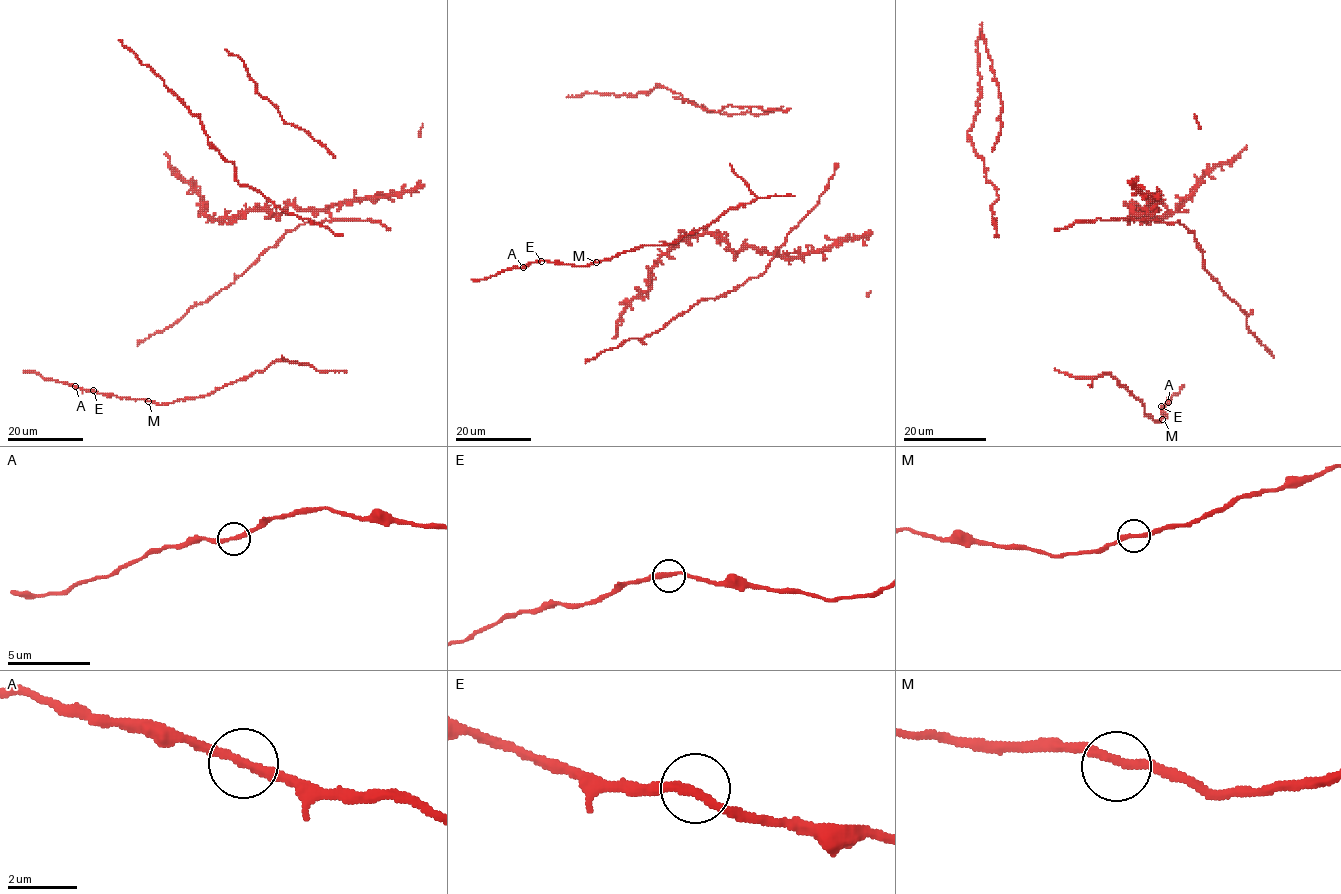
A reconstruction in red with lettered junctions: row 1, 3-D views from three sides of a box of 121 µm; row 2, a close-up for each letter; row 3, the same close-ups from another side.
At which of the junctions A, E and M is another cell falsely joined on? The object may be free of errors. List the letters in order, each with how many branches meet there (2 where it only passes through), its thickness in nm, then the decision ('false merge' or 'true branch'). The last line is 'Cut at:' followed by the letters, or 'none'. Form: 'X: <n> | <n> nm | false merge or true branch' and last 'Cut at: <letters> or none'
A: 2 | 240 nm | true branch
E: 2 | 240 nm | true branch
M: 2 | 240 nm | true branch
Cut at: none

